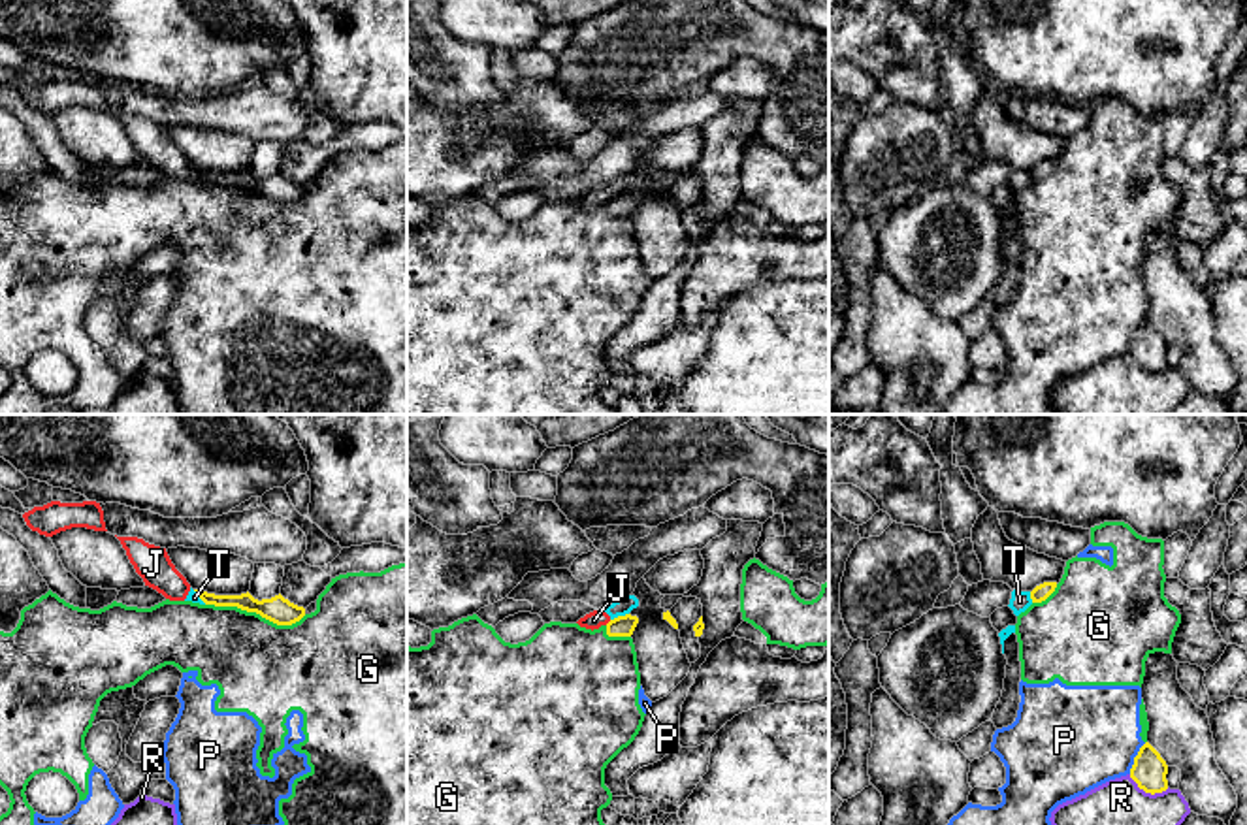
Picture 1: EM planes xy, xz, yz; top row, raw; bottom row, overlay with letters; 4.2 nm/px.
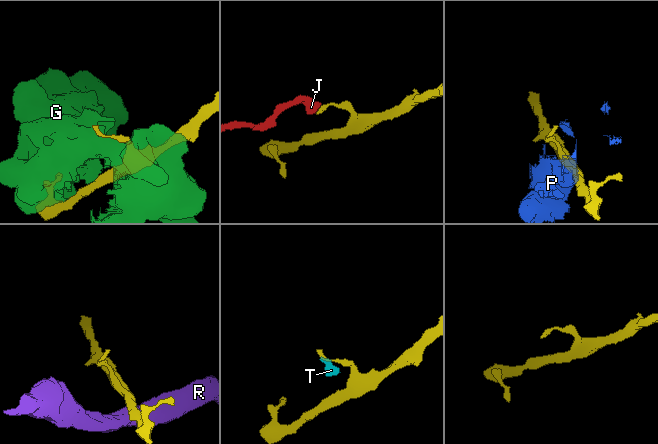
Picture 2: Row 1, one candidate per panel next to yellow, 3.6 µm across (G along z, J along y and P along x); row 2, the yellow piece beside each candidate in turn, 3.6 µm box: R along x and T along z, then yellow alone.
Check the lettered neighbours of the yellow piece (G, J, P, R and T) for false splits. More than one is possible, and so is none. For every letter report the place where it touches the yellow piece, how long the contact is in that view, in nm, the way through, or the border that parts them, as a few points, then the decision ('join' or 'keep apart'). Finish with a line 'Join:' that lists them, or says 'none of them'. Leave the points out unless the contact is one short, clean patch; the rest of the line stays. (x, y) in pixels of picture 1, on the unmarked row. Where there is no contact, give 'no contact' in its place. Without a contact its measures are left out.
G: xy (257, 191) | 440 nm | keep apart
J: xz (609, 200) | 40 nm | along xz (611, 198), (605, 202) | keep apart
P: yz (1134, 336) | 150 nm | keep apart
R: yz (1148, 370) | 190 nm | keep apart
T: xz (618, 194) | 90 nm | along xz (628, 191), (611, 198) | keep apart
Join: none of them

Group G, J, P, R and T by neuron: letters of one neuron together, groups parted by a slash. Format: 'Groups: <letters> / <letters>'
Groups: G P / J T / R

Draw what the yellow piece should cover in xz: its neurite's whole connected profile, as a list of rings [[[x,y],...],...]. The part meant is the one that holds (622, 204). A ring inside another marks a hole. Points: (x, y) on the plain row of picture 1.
[[[631,192],[618,194],[607,202],[607,213],[608,215],[631,215],[637,202],[639,202],[637,194],[631,194]]]

